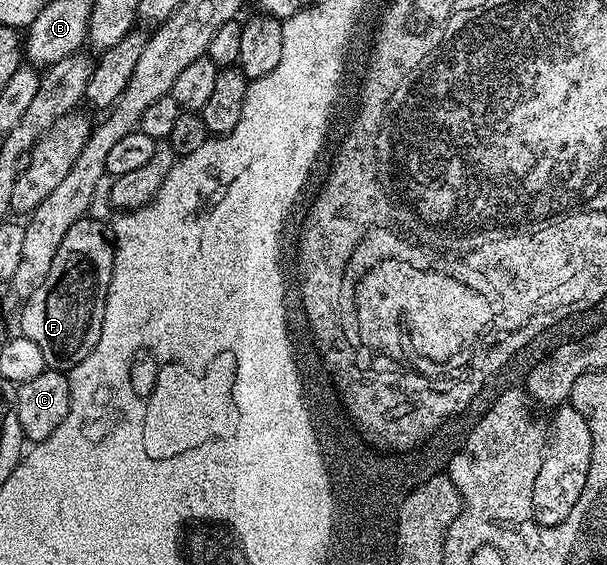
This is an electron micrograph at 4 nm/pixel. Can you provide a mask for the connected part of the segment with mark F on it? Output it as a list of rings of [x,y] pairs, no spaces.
[[[84,218],[69,226],[61,246],[53,254],[53,266],[45,274],[45,282],[37,286],[22,301],[23,313],[19,316],[18,331],[29,342],[35,343],[45,357],[48,369],[64,374],[70,372],[101,338],[101,322],[105,318],[105,302],[113,274],[115,249],[103,233],[99,220]]]

